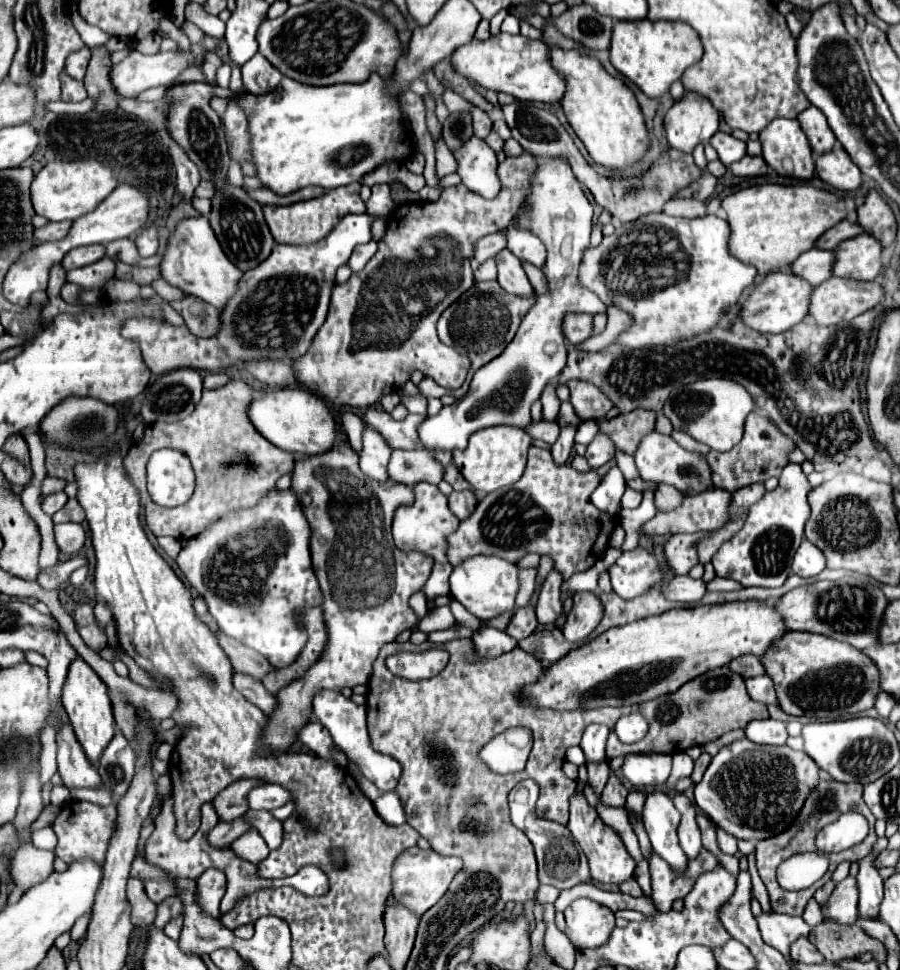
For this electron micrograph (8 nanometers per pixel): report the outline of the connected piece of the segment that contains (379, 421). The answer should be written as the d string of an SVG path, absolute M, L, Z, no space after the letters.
M367 410L363 414L363 420L371 428L375 428L393 450L395 448L403 448L403 450L423 448L419 444L419 438L417 438L417 428L425 420L425 416L409 414L405 420L397 422L383 410Z

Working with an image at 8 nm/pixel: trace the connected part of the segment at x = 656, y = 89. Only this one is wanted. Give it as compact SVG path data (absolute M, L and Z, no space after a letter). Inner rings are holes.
M645 18L637 22L617 22L613 26L611 64L617 72L621 72L635 86L639 86L649 98L659 98L667 94L671 84L679 80L689 66L697 64L701 56L703 48L699 36L685 22L651 22L649 18Z

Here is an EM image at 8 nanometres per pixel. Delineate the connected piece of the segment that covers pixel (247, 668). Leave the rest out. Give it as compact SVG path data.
M215 630L215 632L217 632L217 640L219 640L221 648L229 656L229 660L231 660L231 664L233 664L233 668L237 672L249 674L259 682L271 672L271 664L269 664L267 658L263 658L261 654L257 654L255 650L251 650L251 648L247 648L243 644L235 642L233 638L223 636L219 630Z

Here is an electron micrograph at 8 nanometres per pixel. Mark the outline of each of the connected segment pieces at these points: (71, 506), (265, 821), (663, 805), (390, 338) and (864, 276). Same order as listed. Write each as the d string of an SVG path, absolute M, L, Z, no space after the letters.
M75 498L67 500L67 504L57 514L53 514L53 522L55 524L61 524L61 522L83 522L83 520L85 520L85 512L83 512L83 508L79 506L79 502Z
M249 810L243 818L251 824L251 828L255 828L263 836L269 850L275 850L281 846L281 838L283 838L281 822L275 820L269 812L251 812Z
M653 792L647 796L643 824L649 834L653 852L657 852L677 876L683 876L687 872L687 858L677 840L677 822L679 812L675 810L669 796L663 792Z
M523 152L521 156L507 158L499 164L497 172L503 188L493 200L475 196L463 184L459 184L445 188L437 202L409 202L397 206L387 216L387 234L379 242L377 254L359 274L353 274L345 284L335 284L325 326L321 326L317 338L313 338L307 354L291 360L291 370L297 382L317 394L323 394L329 406L335 410L344 405L371 406L379 401L381 390L385 386L397 390L403 382L407 382L413 368L421 370L443 388L461 388L471 368L471 360L457 350L445 346L437 338L435 326L441 312L475 284L473 270L469 266L469 258L473 256L473 244L485 234L503 230L503 226L515 216L515 210L531 190L533 170L537 170L535 156Z
M859 234L841 242L835 250L833 276L855 280L877 280L883 272L883 246L873 234Z

